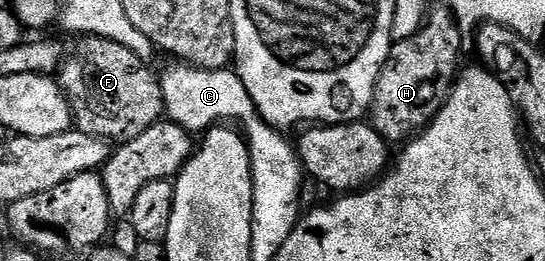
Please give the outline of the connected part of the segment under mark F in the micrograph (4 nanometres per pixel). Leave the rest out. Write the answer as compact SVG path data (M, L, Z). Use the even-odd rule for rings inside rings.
M83 36L74 49L74 54L63 60L60 70L60 84L70 103L73 120L79 130L100 137L107 143L121 143L136 139L148 127L152 127L164 117L162 82L157 72L150 70L147 62L141 61L128 47L103 37Z

